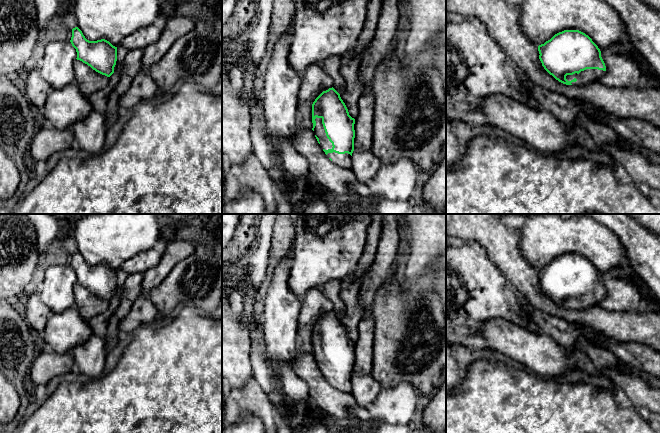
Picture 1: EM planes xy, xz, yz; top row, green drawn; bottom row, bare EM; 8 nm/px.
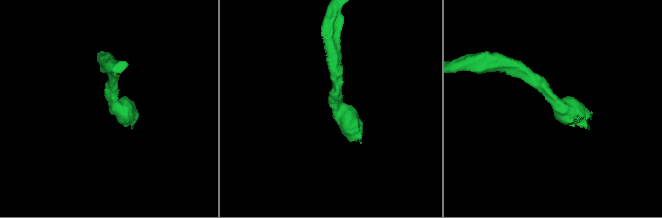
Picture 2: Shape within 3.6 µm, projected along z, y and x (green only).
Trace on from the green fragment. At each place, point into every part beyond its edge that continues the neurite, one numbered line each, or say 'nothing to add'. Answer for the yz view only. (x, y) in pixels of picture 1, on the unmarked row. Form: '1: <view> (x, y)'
1: yz (588, 300)

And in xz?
1: xz (319, 355)

